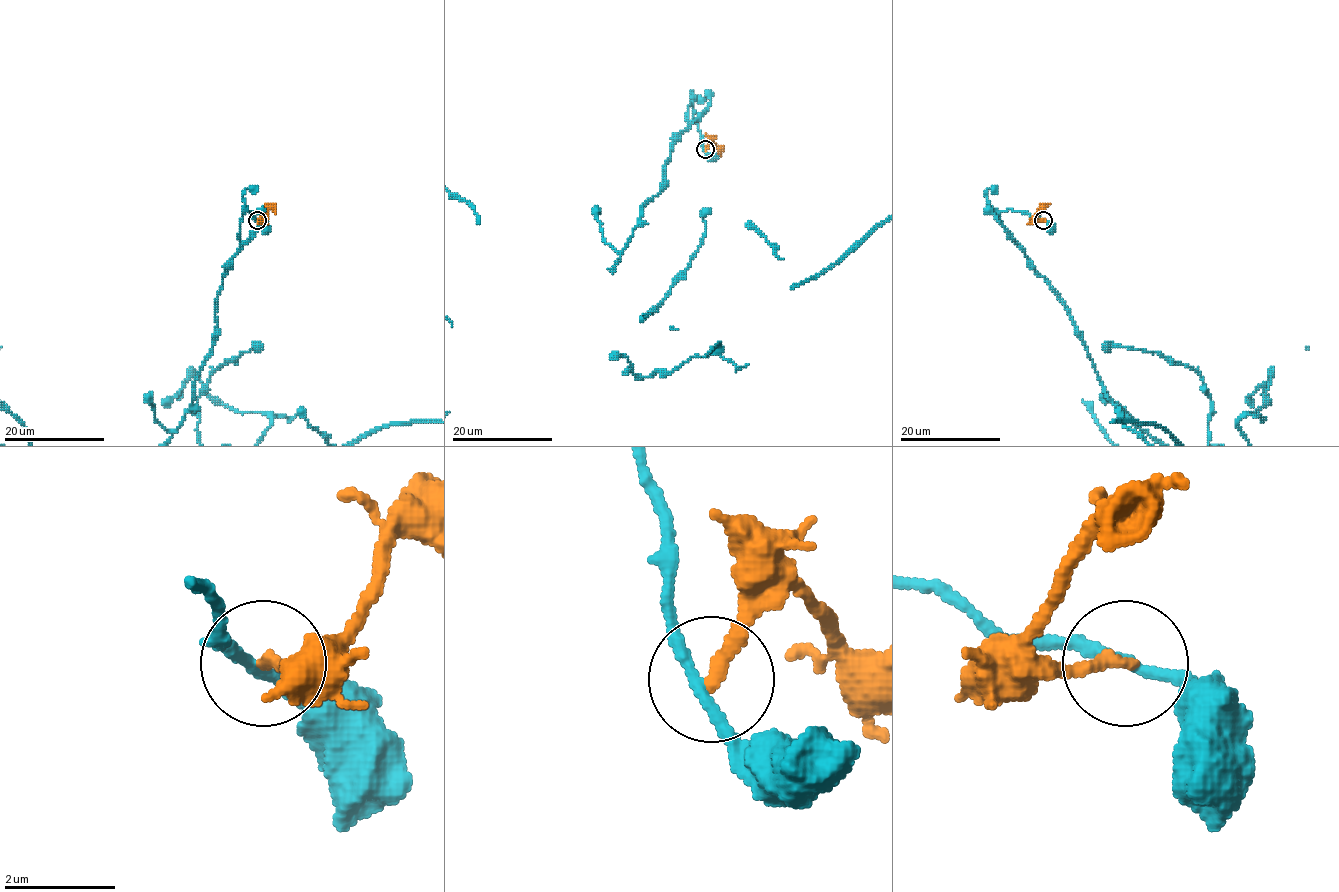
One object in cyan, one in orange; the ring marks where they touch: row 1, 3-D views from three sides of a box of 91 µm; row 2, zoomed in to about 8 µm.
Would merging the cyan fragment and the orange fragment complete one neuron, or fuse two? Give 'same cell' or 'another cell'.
another cell

